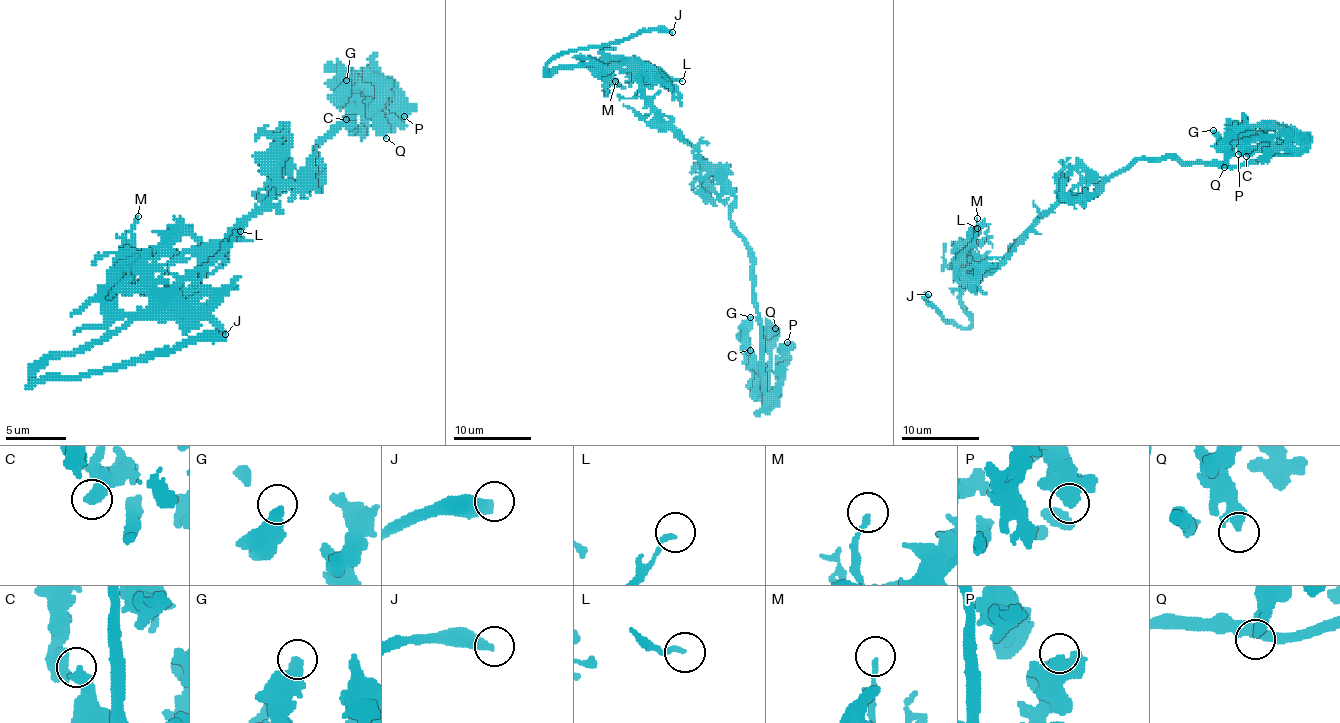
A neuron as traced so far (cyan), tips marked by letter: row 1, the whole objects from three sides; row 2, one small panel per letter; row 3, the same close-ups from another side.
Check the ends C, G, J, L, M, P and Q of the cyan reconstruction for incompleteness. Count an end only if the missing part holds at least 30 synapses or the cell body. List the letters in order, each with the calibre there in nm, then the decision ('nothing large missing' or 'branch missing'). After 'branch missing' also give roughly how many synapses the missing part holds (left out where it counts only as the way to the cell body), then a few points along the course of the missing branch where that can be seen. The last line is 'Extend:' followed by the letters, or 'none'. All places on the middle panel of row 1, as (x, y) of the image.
C: 440 nm | nothing large missing
G: 440 nm | nothing large missing
J: 440 nm | branch missing | (672, 32), (699, 36), (808, 32), (877, 36), (890, 30)
L: 190 nm | nothing large missing
M: 170 nm | nothing large missing
P: 440 nm | nothing large missing
Q: 360 nm | nothing large missing
Extend: J

